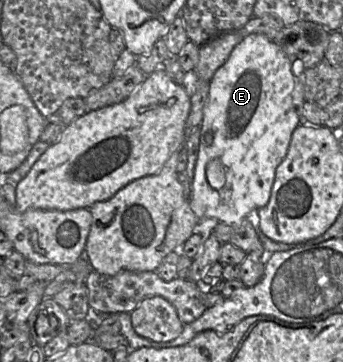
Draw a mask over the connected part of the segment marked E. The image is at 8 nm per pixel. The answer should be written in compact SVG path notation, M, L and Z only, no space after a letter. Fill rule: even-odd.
M262 34L244 36L209 83L190 199L191 210L199 220L215 218L220 223L239 223L251 211L267 205L275 170L285 158L292 133L300 124L304 102L304 84L301 75L294 73L291 61L280 47ZM211 161L219 162L224 171L225 185L222 189L212 188L207 181L206 167Z

